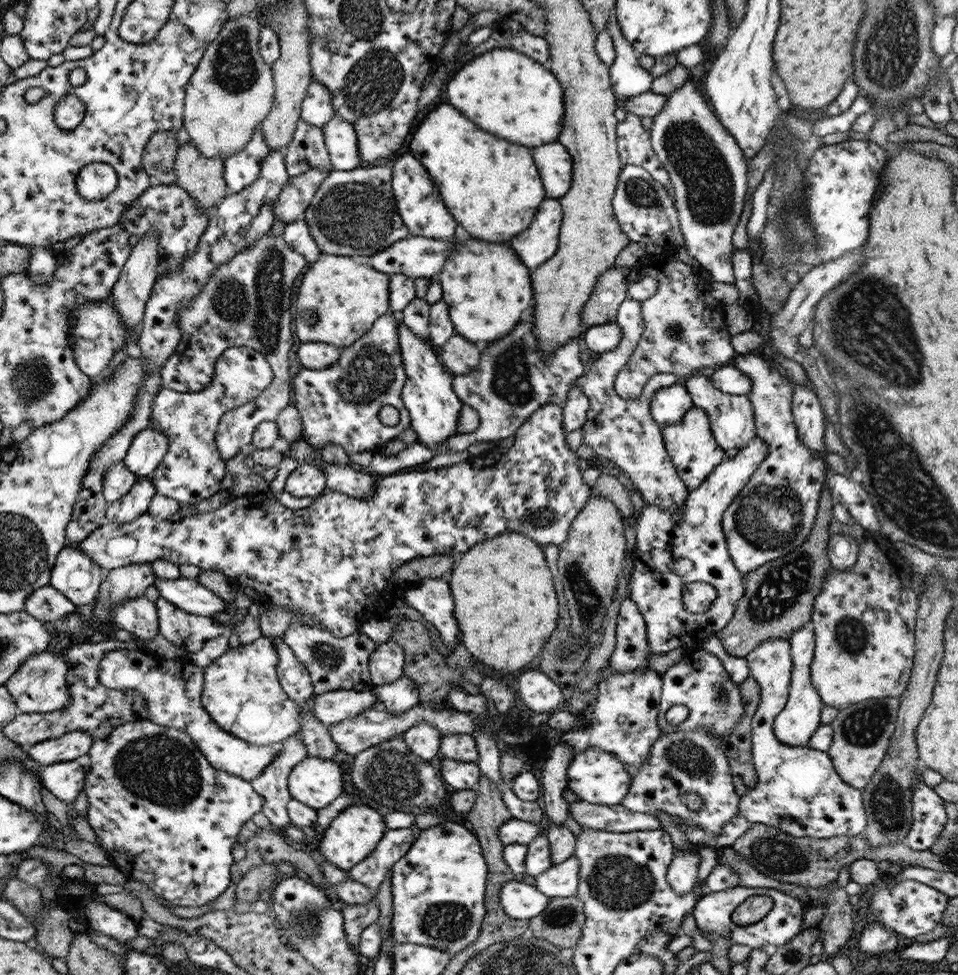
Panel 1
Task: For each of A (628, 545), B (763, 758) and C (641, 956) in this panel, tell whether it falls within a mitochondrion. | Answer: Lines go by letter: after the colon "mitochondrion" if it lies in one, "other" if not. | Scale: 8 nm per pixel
A: other
B: other
C: other

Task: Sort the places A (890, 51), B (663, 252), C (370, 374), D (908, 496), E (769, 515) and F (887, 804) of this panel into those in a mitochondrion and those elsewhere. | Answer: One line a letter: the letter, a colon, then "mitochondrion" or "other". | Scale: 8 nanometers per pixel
A: mitochondrion
B: other
C: mitochondrion
D: mitochondrion
E: mitochondrion
F: mitochondrion

